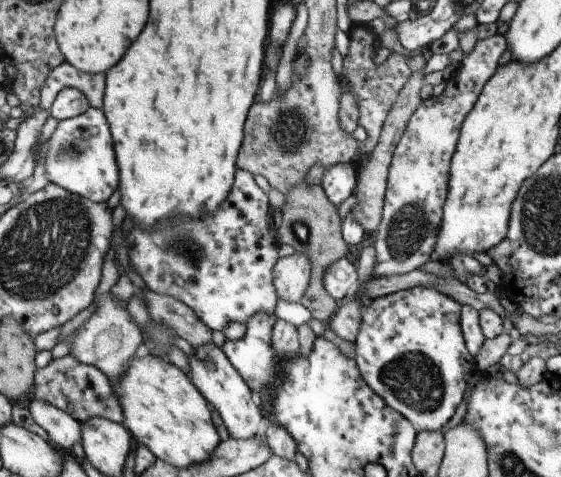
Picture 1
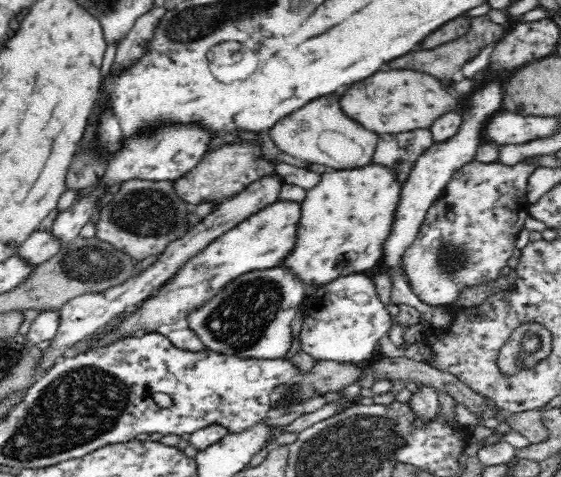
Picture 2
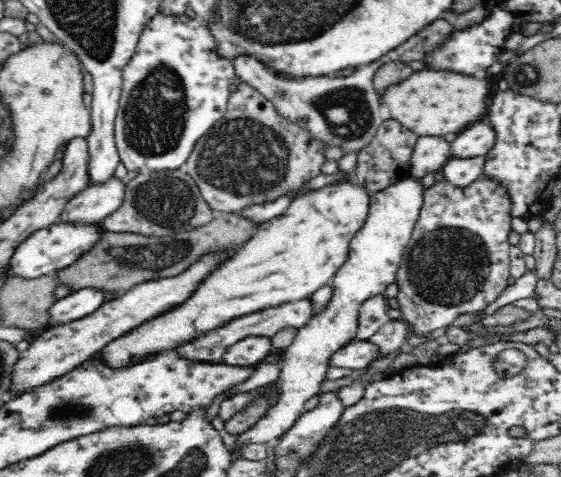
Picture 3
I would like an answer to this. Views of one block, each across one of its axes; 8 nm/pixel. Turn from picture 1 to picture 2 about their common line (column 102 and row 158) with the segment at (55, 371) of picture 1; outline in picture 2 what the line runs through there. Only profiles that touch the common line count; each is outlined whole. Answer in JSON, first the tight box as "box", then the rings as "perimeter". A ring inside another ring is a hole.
{"box":[373,130,434,182],"perimeter":[[[411,130],[378,137],[373,154],[374,164],[383,164],[396,171],[398,180],[405,182],[418,157],[434,144],[433,134],[428,130]]]}

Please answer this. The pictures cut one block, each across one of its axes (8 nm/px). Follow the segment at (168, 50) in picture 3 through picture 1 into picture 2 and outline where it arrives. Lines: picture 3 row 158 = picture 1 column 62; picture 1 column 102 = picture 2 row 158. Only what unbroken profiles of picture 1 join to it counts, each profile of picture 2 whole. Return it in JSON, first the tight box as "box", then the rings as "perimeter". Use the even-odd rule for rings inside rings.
{"box":[89,126,212,192],"perimeter":[[[166,126],[160,128],[158,132],[148,133],[148,136],[140,135],[140,138],[130,138],[124,141],[124,148],[119,150],[107,164],[99,186],[91,187],[89,191],[111,192],[118,183],[132,180],[156,180],[170,181],[184,176],[186,172],[192,170],[208,150],[208,142],[212,136],[198,126]]]}

